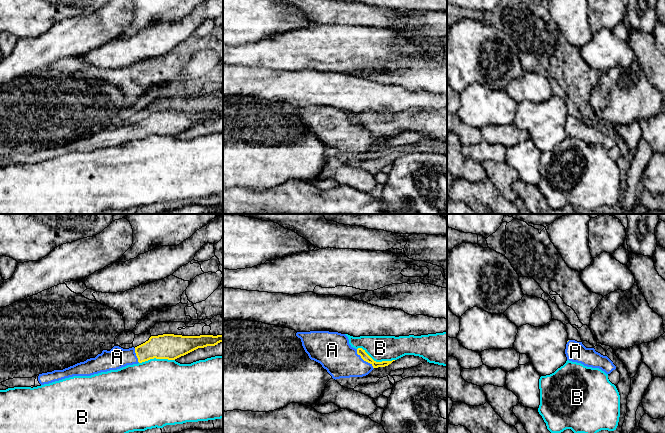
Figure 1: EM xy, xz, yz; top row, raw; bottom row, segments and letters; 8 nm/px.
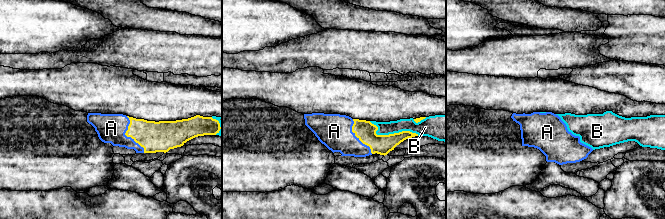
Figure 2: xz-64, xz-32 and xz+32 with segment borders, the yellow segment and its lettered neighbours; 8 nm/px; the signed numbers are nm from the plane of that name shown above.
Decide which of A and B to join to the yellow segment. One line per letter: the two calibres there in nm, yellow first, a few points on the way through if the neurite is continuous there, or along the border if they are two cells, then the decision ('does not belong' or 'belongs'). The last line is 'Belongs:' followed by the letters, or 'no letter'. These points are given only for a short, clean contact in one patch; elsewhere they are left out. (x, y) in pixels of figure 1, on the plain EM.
A: calibres 60 and 280 nm; way xz (360, 127), (360, 132), (364, 136), (341, 136), (335, 130); belongs
B: calibres 60 and 200 nm; does not belong
Belongs: A

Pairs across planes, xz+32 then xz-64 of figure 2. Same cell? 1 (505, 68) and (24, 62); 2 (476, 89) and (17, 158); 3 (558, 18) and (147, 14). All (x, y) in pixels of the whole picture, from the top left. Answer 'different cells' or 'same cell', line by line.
1: same cell
2: different cells
3: same cell

